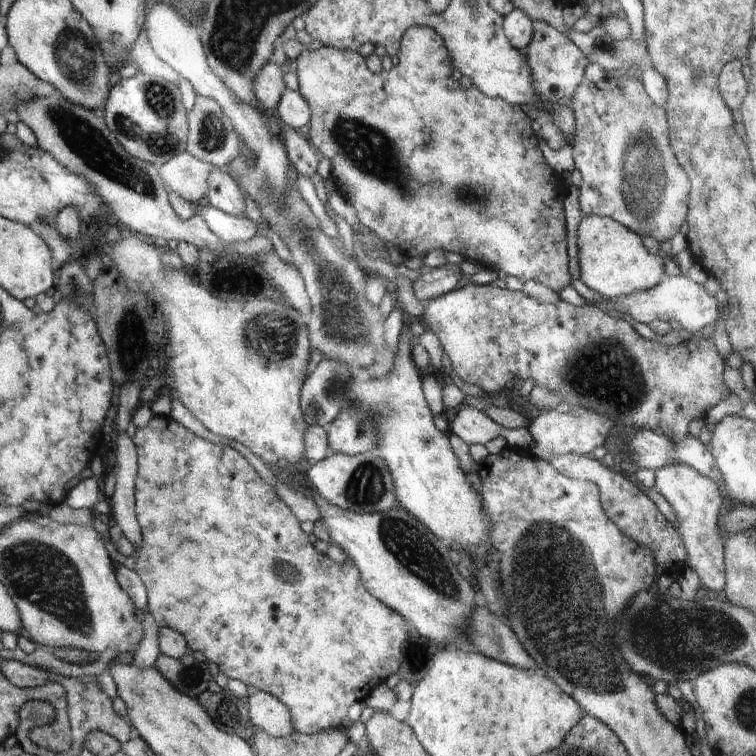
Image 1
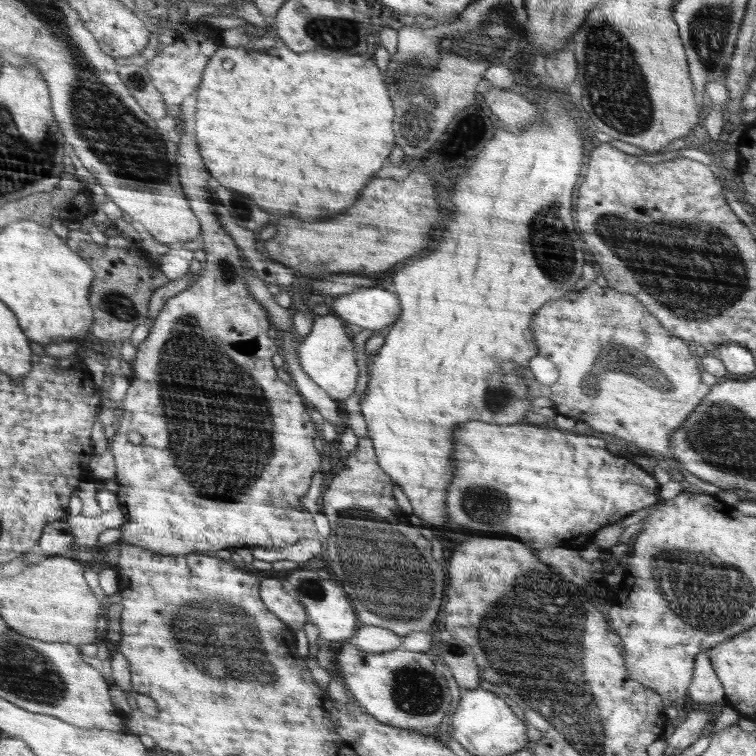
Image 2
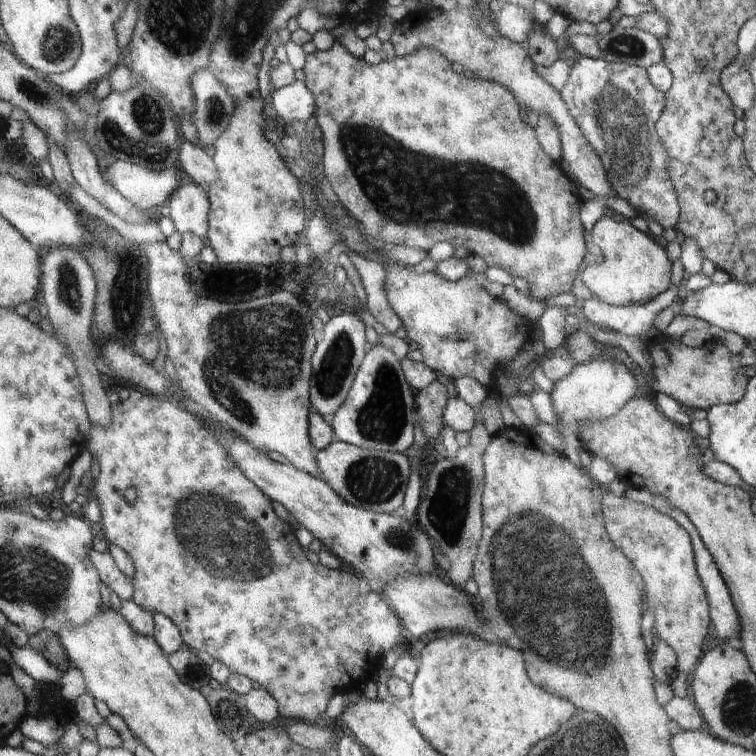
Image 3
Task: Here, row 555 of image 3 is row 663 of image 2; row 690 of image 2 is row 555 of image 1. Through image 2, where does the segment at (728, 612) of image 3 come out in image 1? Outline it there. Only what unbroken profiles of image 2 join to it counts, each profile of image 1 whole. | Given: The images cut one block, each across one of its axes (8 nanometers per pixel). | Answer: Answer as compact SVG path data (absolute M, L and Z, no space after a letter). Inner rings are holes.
M687 464L664 466L664 469L655 472L653 482L657 492L670 504L676 528L686 544L686 566L696 572L700 583L710 596L718 596L724 588L724 550L722 540L718 536L718 516L722 510L722 498L718 494L716 484Z

